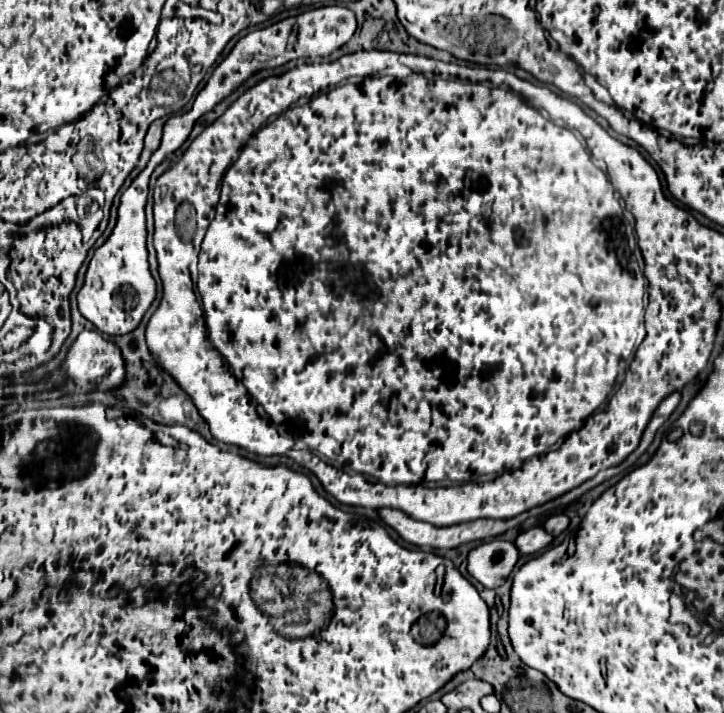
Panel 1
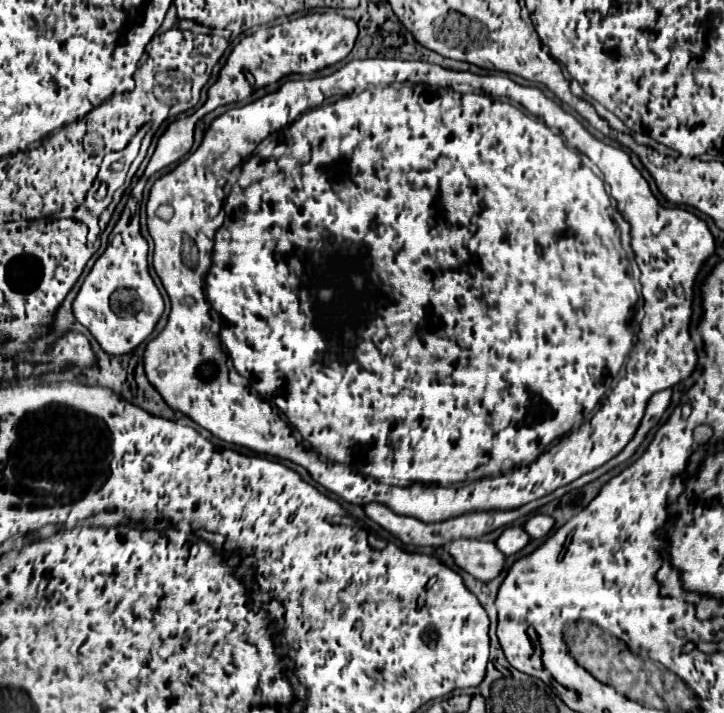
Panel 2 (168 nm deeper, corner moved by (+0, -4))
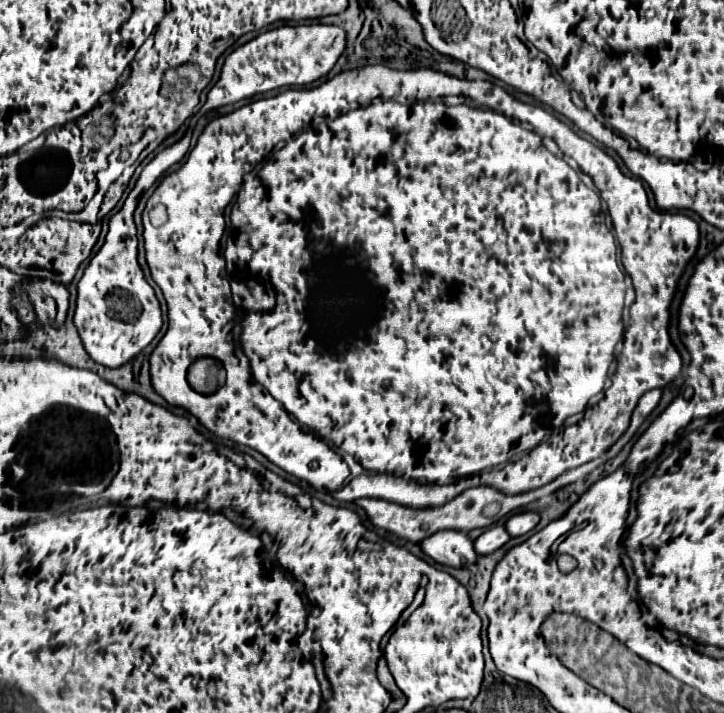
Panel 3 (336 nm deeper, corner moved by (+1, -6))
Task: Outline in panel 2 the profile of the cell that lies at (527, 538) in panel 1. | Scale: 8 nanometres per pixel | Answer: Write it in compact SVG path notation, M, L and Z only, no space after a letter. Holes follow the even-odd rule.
M506 527L500 539L496 541L496 547L502 549L504 555L518 555L528 543L530 537L522 527Z

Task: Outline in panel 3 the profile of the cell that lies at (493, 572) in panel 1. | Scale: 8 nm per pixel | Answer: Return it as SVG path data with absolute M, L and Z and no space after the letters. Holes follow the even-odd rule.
M443 529L421 541L421 549L433 561L449 567L471 567L475 563L473 541L463 531Z

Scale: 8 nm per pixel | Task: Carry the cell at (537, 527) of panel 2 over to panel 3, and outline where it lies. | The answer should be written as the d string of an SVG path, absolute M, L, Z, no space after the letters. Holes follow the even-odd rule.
M521 511L521 513L515 513L507 519L505 529L511 537L519 537L519 535L529 533L537 523L539 523L539 513L537 511Z

